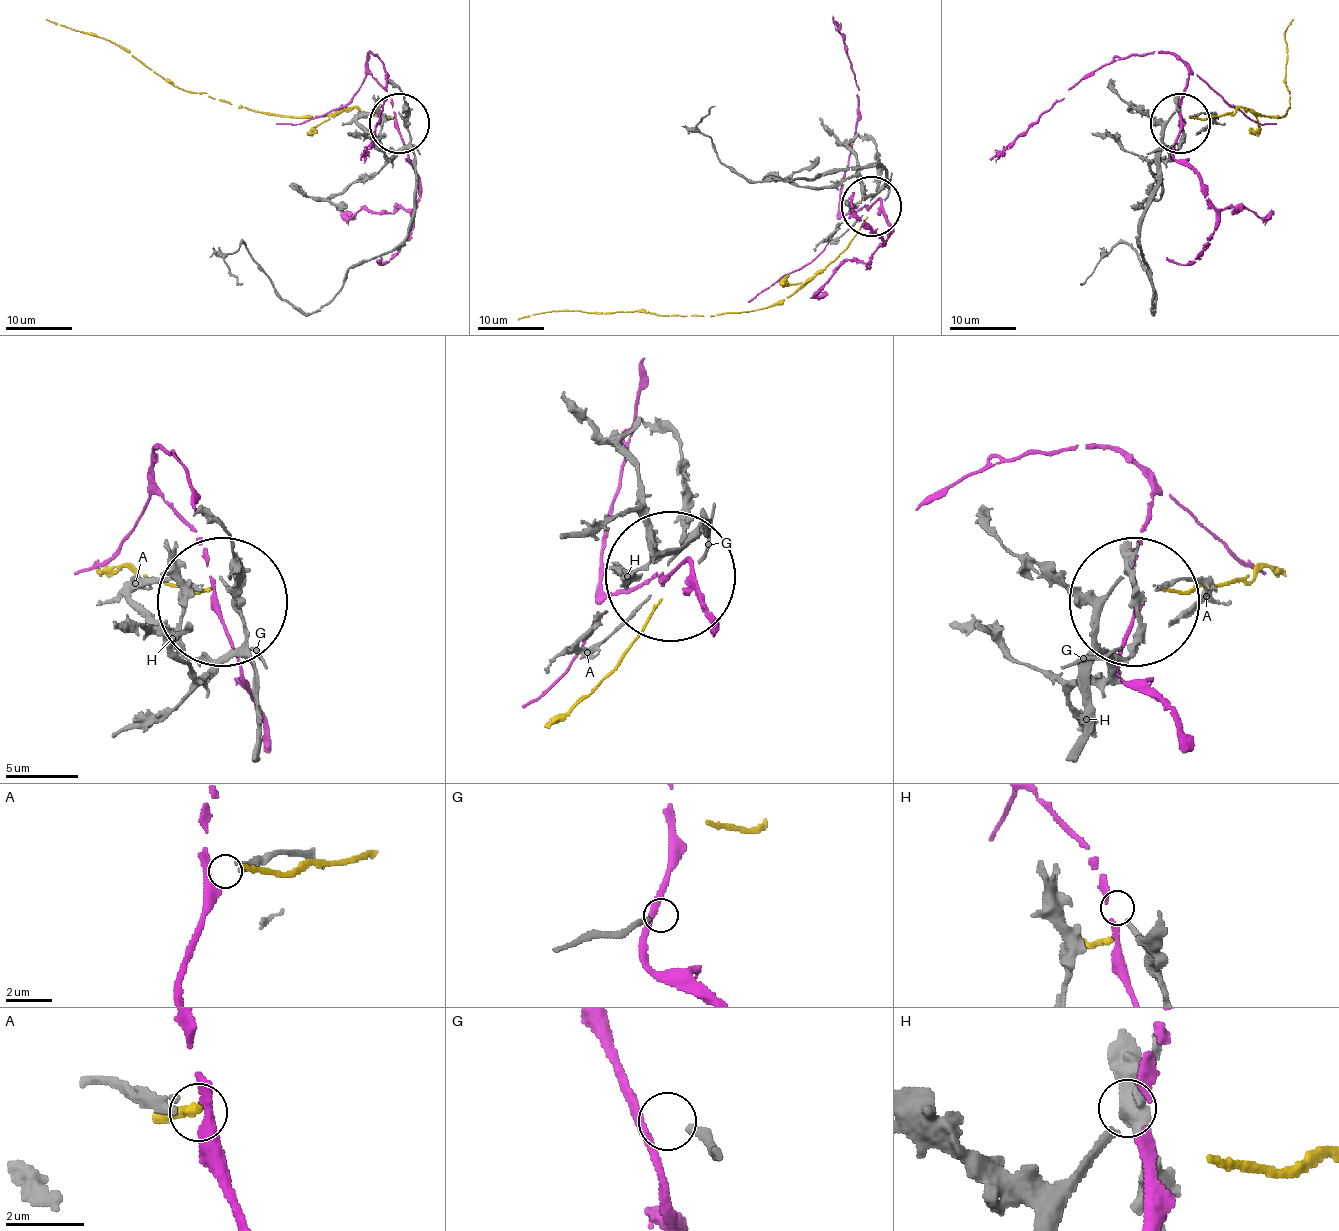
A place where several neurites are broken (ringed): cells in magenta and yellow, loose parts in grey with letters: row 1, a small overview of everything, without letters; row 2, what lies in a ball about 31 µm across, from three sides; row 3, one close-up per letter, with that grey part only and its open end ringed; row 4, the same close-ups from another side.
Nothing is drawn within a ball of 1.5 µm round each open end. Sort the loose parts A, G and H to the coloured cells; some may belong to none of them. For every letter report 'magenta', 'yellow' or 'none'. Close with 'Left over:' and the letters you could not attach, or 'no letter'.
A: magenta
G: none
H: none
Left over: G, H

